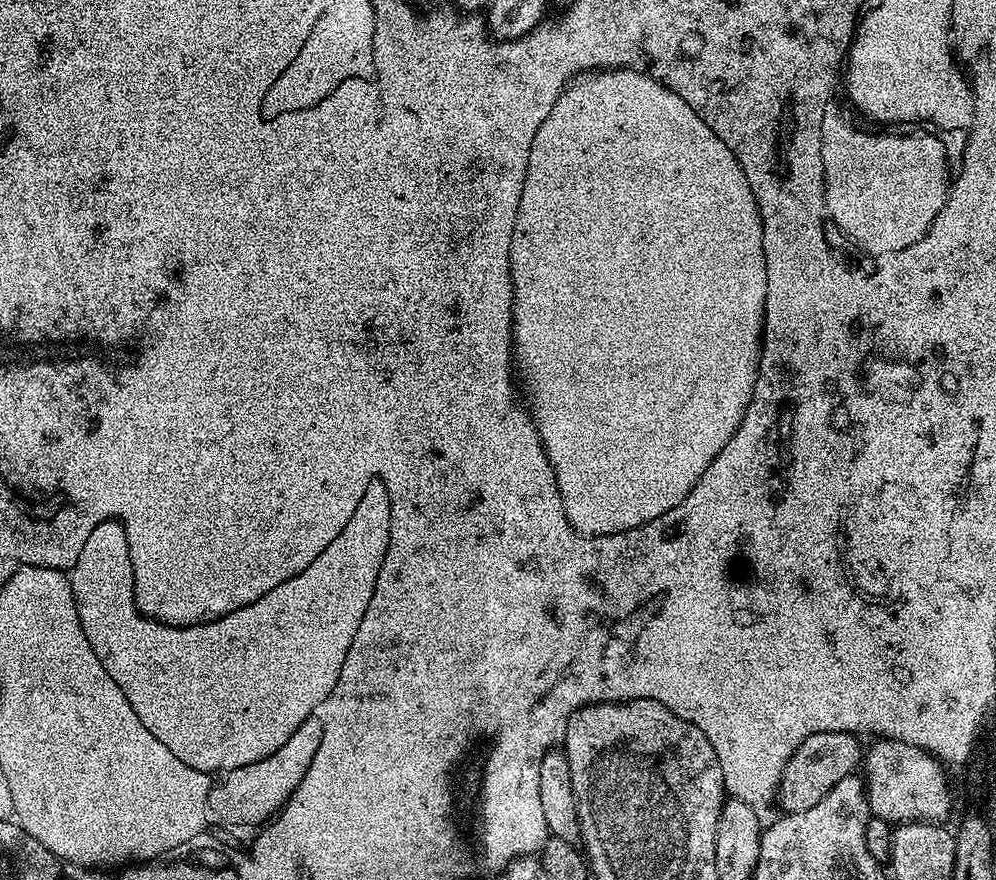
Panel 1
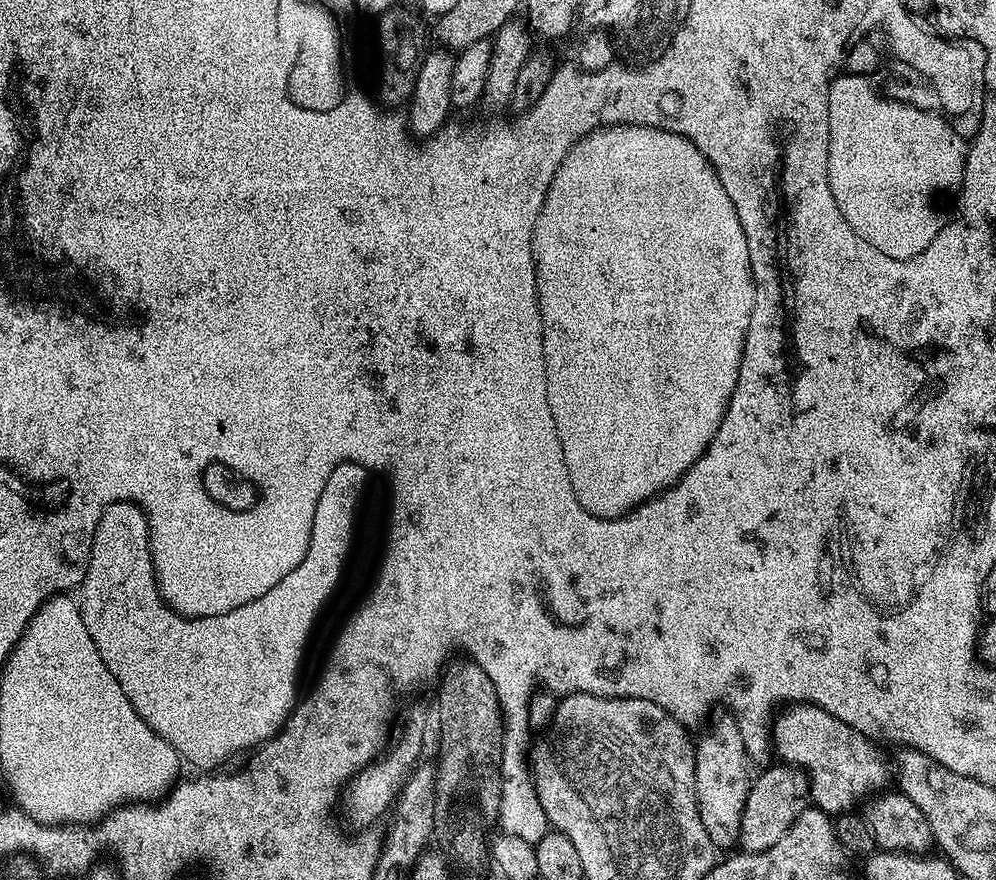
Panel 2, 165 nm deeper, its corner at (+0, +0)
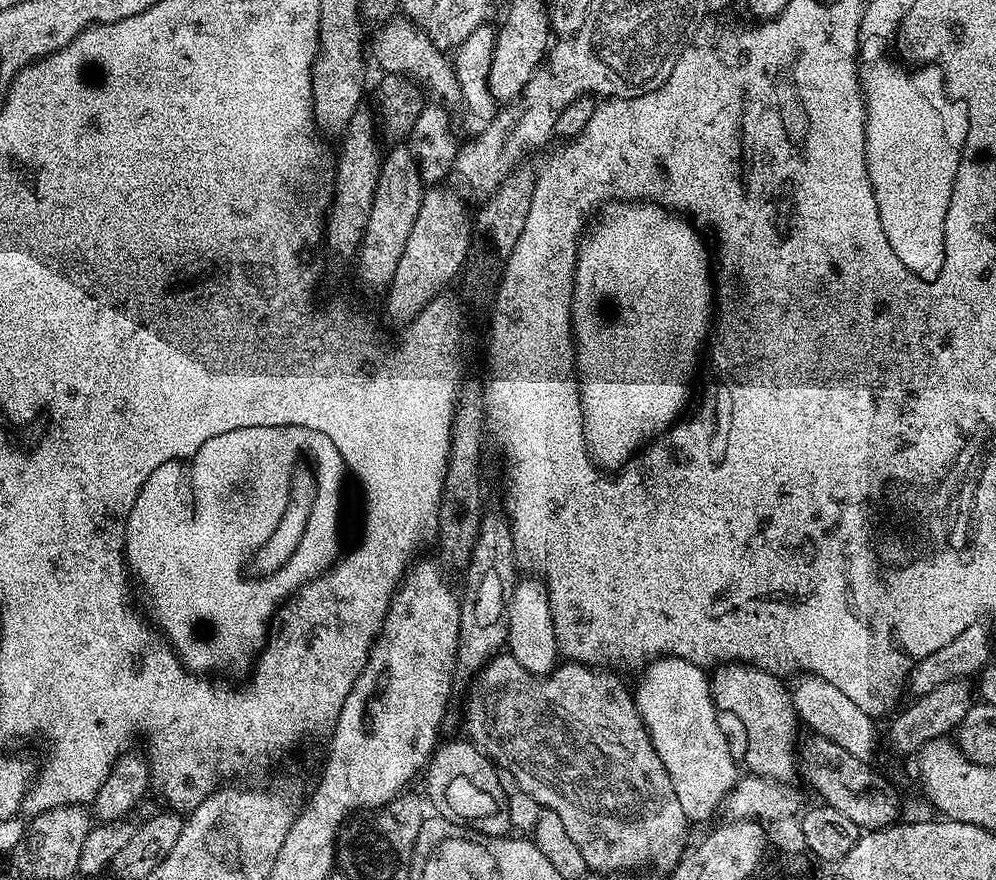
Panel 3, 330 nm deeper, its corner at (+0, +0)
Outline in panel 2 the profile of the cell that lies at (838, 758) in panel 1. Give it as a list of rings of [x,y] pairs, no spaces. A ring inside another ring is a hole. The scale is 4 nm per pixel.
[[[779,767],[766,769],[757,780],[755,777],[751,781],[740,823],[738,844],[743,851],[761,852],[774,846],[774,842],[778,842],[778,838],[782,838],[782,834],[786,834],[786,830],[790,830],[792,823],[809,807],[807,779],[791,767]]]

